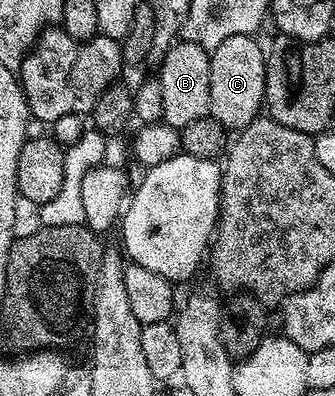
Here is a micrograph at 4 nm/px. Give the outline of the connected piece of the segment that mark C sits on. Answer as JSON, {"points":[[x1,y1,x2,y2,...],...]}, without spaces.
{"points":[[232,35,210,53,210,116,226,131,247,129,260,116,266,100,266,54,262,53,253,36]]}

